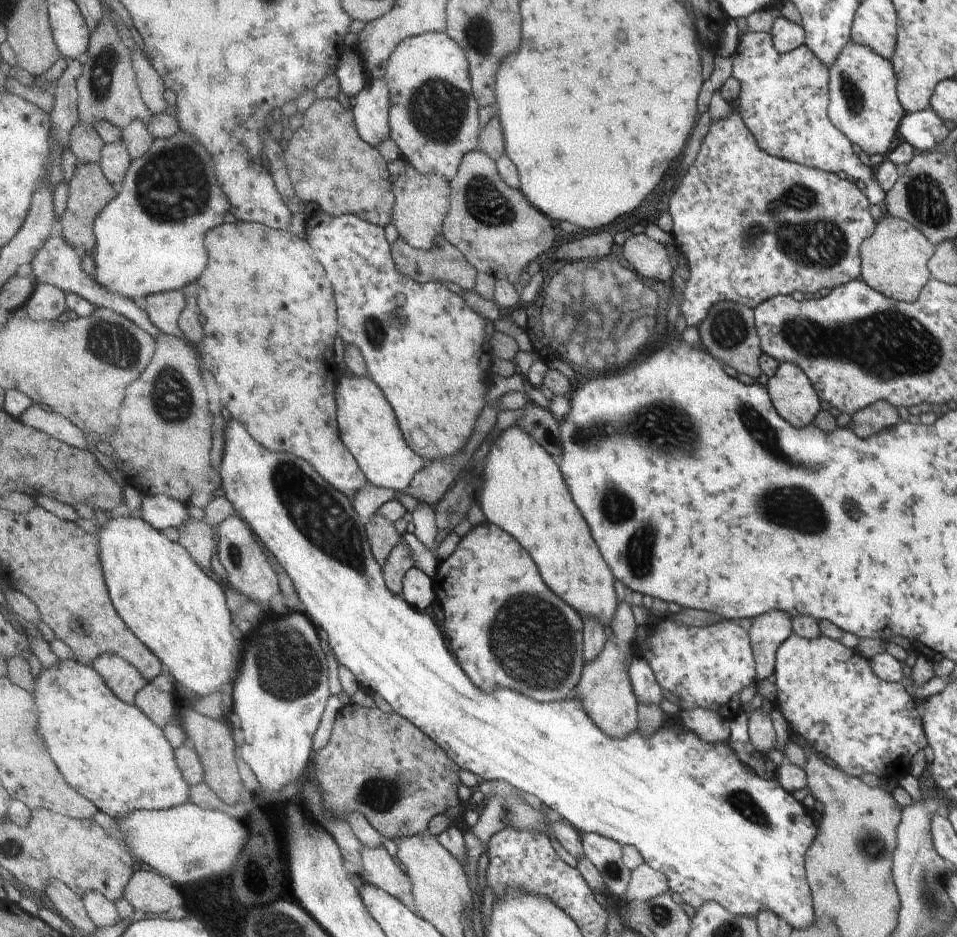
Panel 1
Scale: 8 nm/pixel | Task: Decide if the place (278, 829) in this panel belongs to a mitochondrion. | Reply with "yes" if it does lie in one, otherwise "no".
no

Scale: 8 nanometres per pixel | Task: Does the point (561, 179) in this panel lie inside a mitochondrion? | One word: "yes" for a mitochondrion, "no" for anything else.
no

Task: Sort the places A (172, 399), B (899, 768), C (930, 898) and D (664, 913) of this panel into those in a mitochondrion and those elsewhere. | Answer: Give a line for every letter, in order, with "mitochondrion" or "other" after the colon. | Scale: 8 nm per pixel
A: mitochondrion
B: other
C: mitochondrion
D: mitochondrion

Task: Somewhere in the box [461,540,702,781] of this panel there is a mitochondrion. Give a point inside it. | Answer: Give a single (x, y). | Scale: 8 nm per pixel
(538, 645)

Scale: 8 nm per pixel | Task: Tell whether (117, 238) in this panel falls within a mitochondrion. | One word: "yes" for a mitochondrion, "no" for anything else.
no

